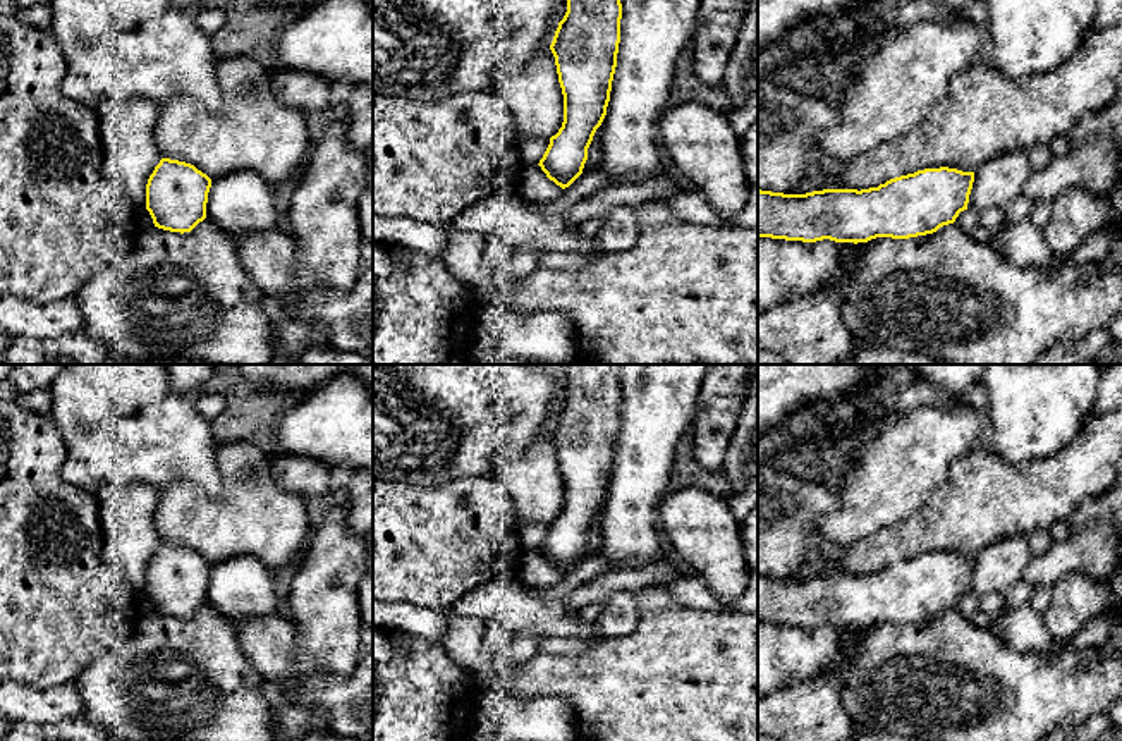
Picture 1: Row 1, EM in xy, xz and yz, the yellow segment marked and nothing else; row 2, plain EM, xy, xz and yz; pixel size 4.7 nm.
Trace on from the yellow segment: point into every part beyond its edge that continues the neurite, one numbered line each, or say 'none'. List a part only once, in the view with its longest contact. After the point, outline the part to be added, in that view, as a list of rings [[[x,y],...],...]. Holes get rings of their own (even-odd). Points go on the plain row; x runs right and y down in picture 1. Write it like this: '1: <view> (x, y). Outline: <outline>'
none

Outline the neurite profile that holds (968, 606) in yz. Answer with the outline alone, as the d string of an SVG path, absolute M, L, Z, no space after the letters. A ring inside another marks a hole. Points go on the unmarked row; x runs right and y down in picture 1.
M967 593L964 597L959 598L959 602L955 603L955 610L964 615L964 617L973 617L981 607L981 597Z

